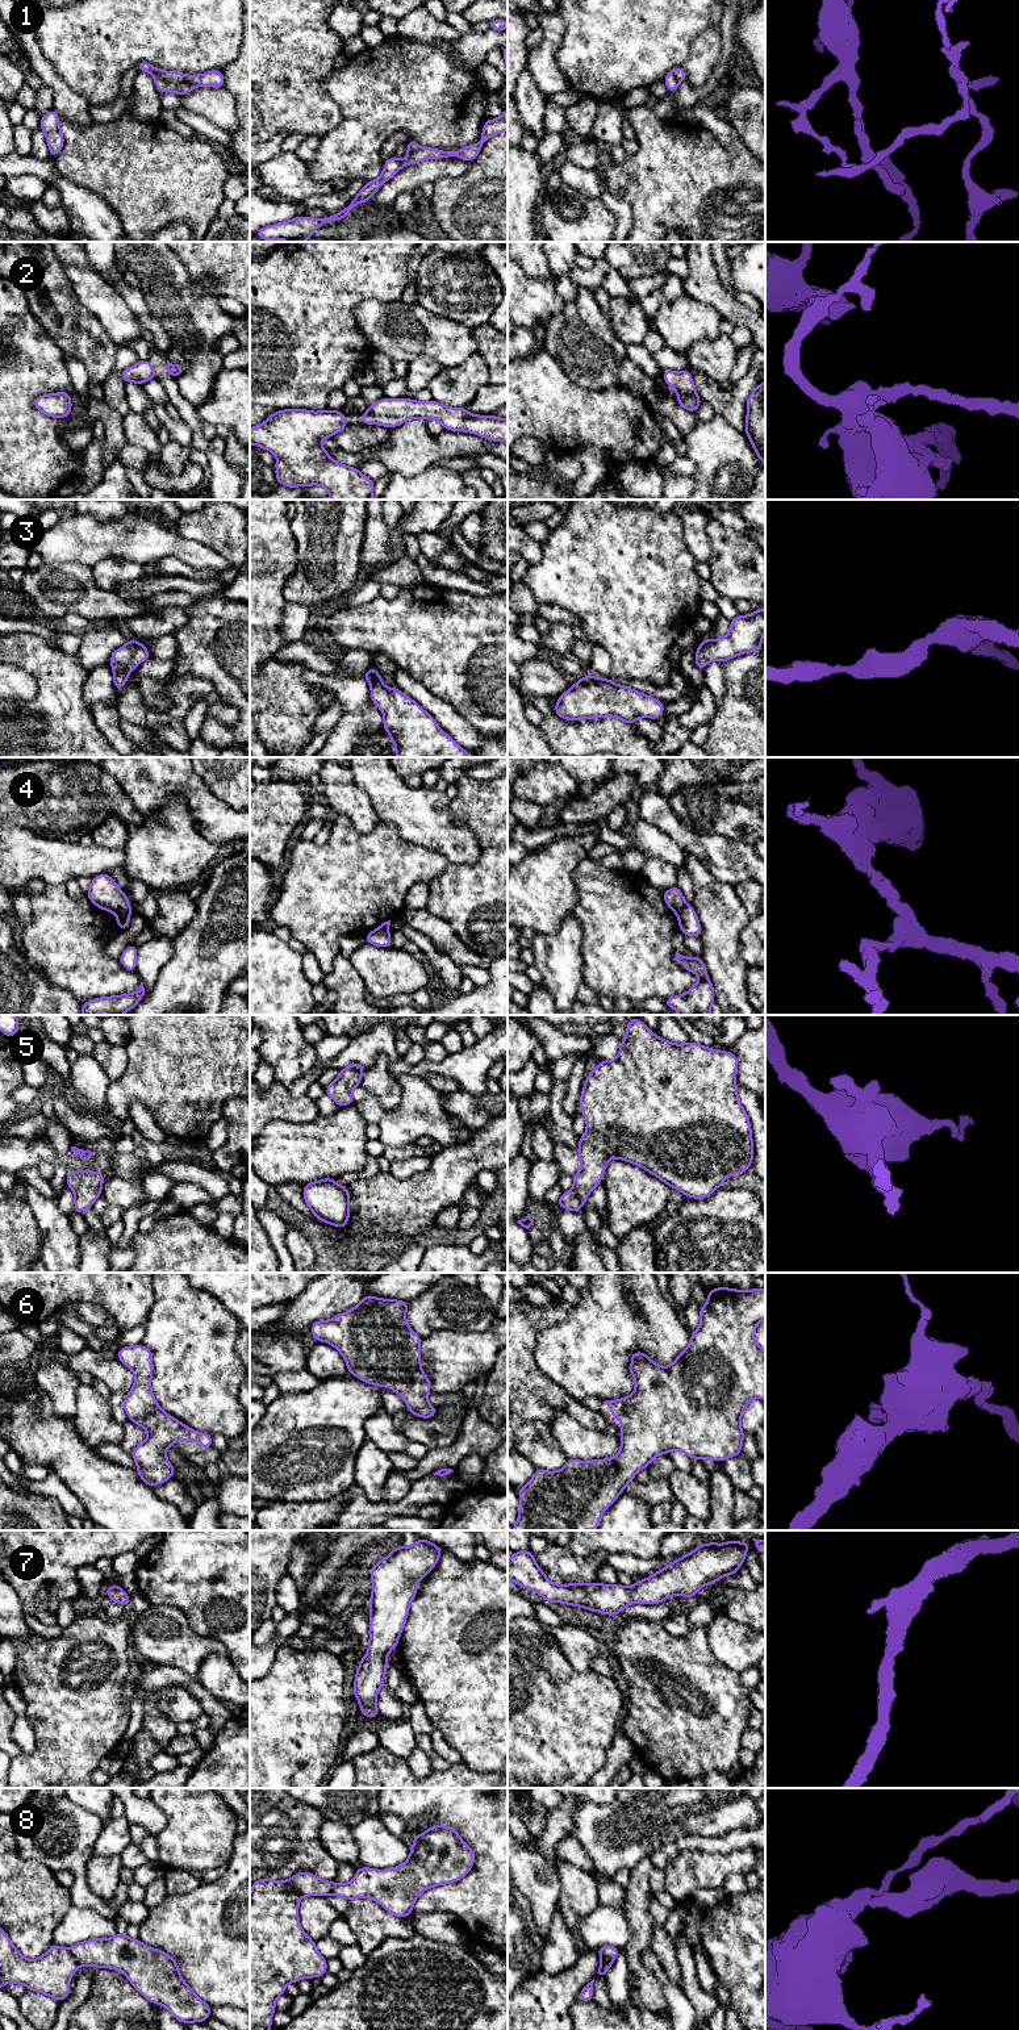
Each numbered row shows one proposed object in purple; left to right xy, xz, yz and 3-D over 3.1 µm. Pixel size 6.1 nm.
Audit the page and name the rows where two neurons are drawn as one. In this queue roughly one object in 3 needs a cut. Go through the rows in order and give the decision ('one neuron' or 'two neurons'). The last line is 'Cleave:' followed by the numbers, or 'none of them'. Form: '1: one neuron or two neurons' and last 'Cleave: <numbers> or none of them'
1: two neurons
2: one neuron
3: one neuron
4: two neurons
5: one neuron
6: one neuron
7: one neuron
8: two neurons
Cleave: 1, 4, 8

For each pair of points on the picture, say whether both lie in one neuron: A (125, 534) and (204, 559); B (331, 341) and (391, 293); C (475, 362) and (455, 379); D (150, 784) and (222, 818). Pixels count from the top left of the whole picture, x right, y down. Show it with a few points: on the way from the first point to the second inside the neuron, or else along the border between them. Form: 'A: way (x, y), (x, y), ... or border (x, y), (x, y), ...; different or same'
A: way (145, 539), (172, 543), (184, 550); same
B: way (331, 321), (359, 291), (371, 291); same
C: way (470, 367), (460, 376); same
D: way (168, 784), (184, 784), (204, 803); same

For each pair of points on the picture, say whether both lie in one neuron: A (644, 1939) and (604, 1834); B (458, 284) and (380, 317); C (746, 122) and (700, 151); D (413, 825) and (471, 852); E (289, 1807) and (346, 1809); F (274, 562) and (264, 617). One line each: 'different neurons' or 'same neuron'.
A: different neurons
B: different neurons
C: different neurons
D: same neuron
E: different neurons
F: same neuron

